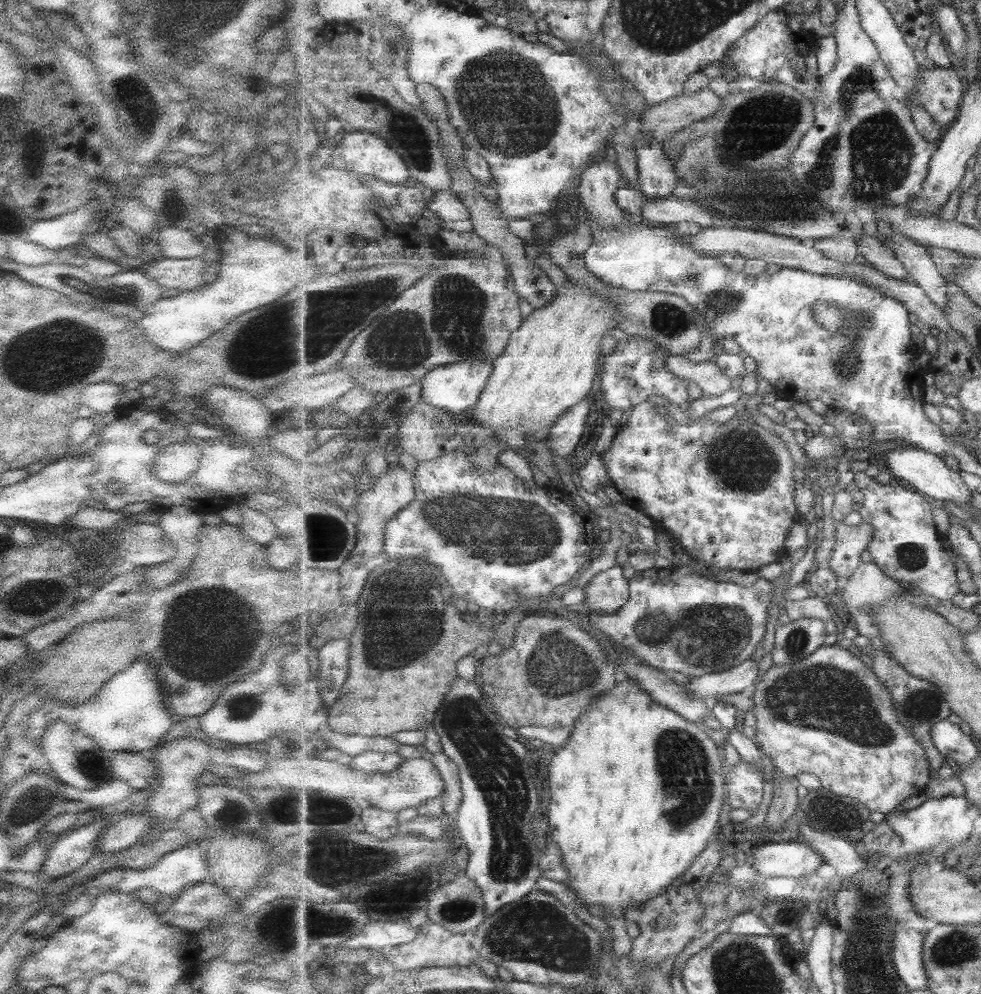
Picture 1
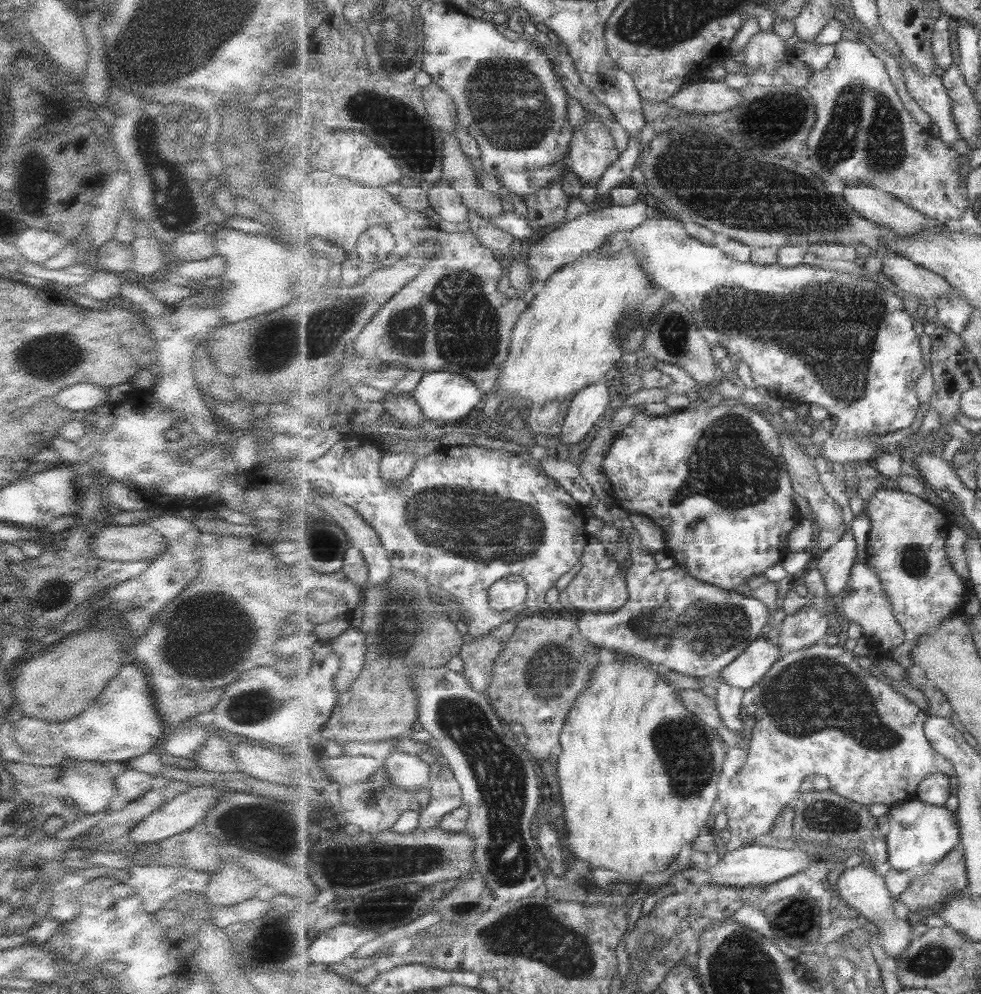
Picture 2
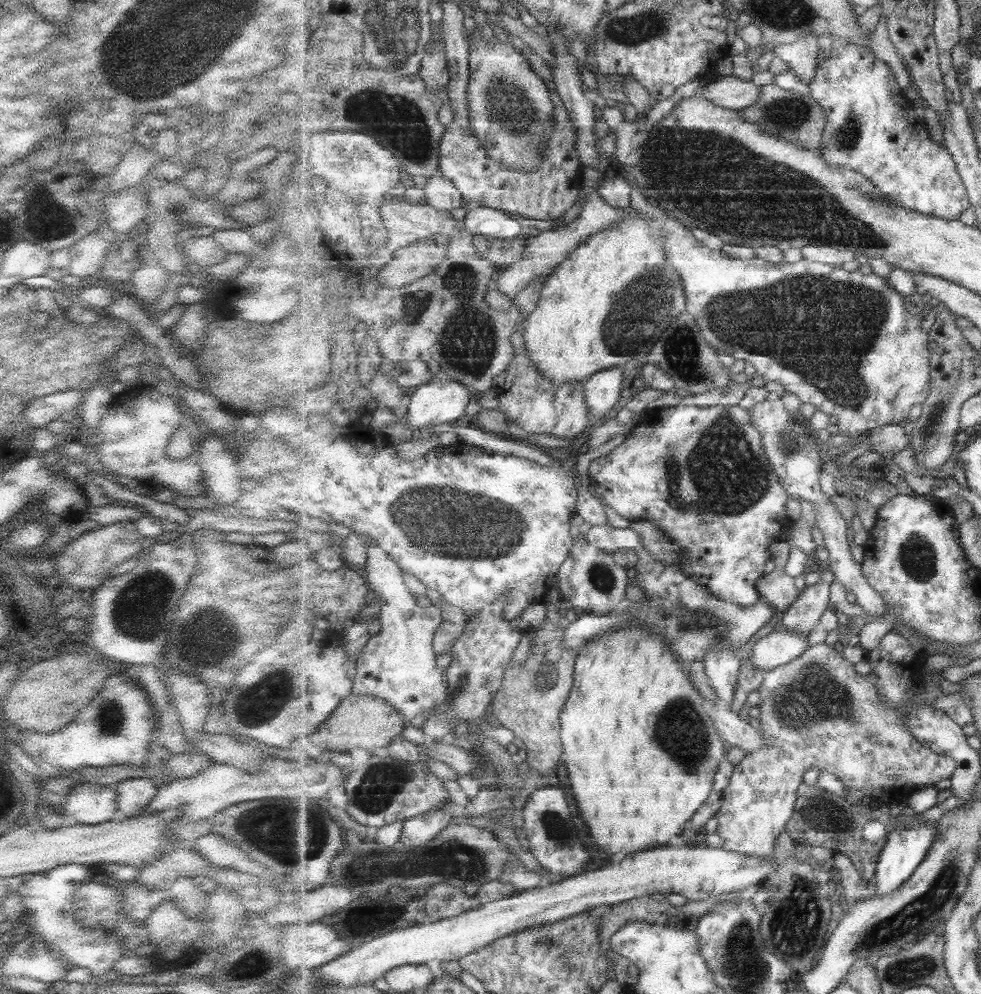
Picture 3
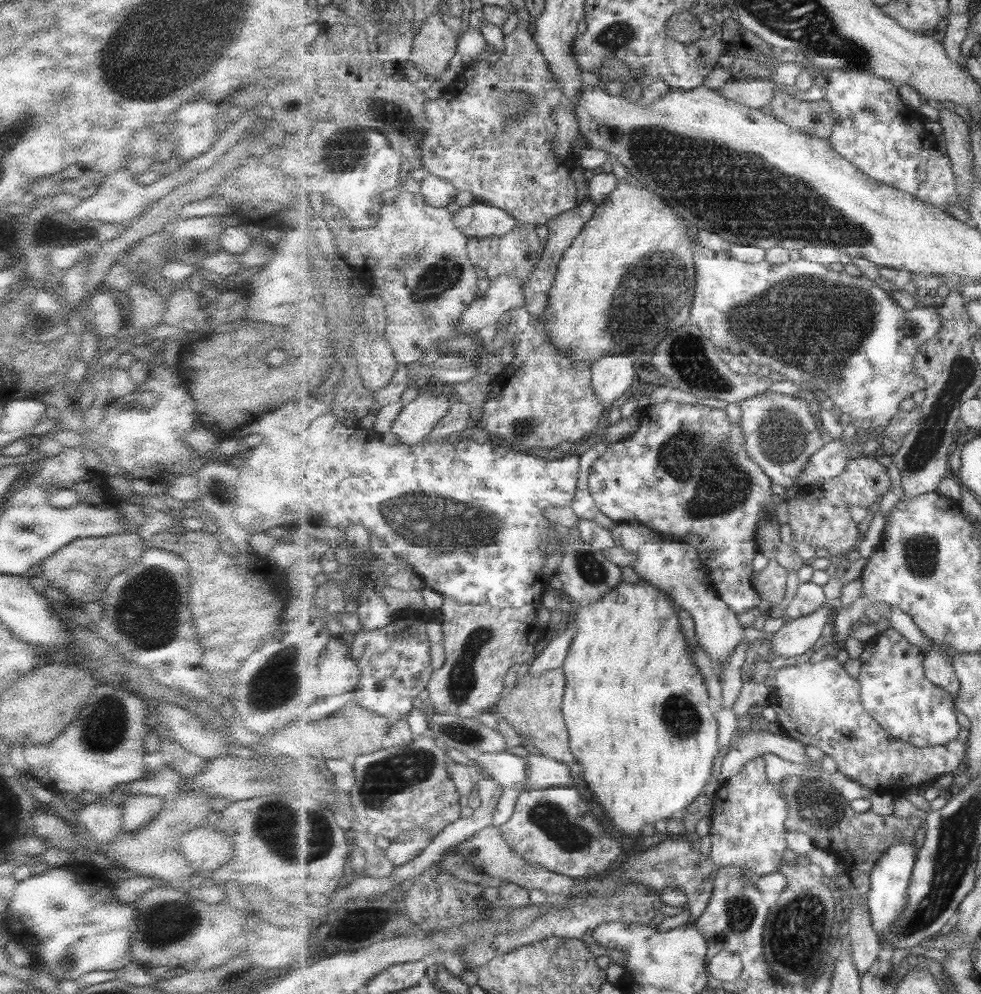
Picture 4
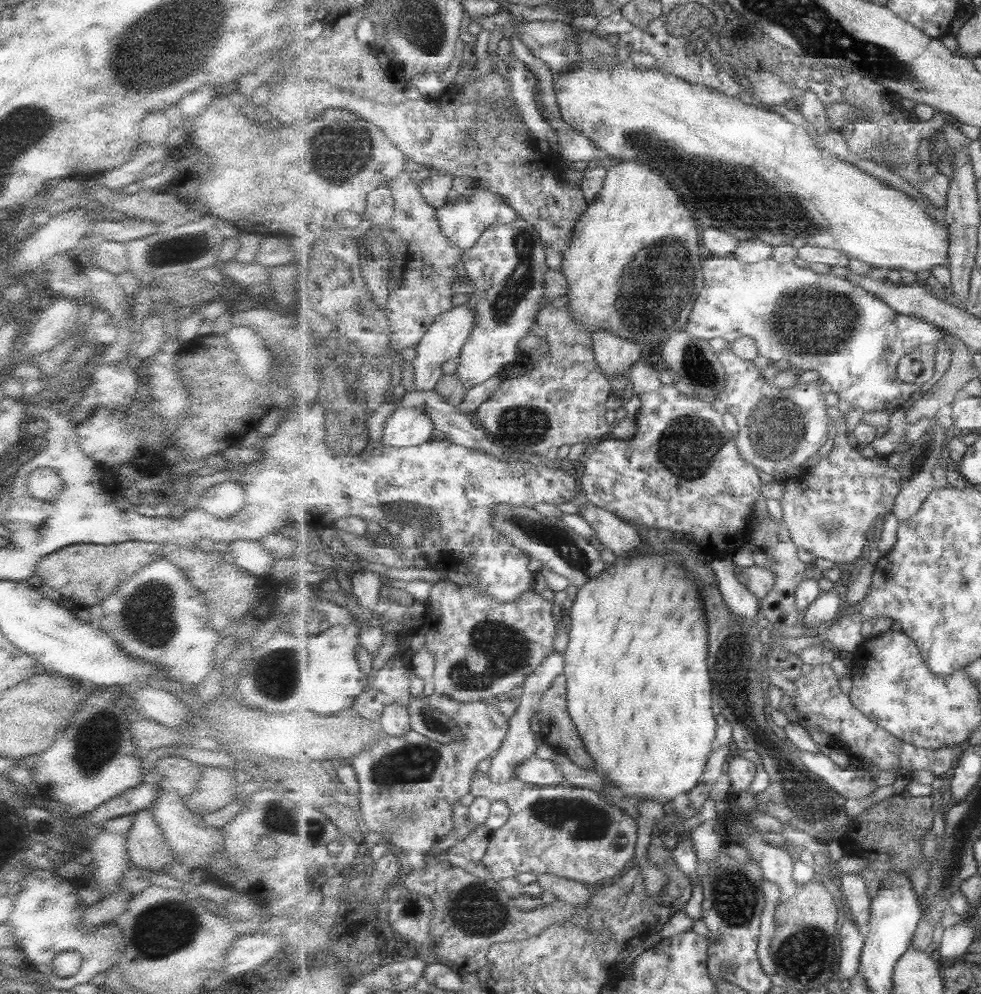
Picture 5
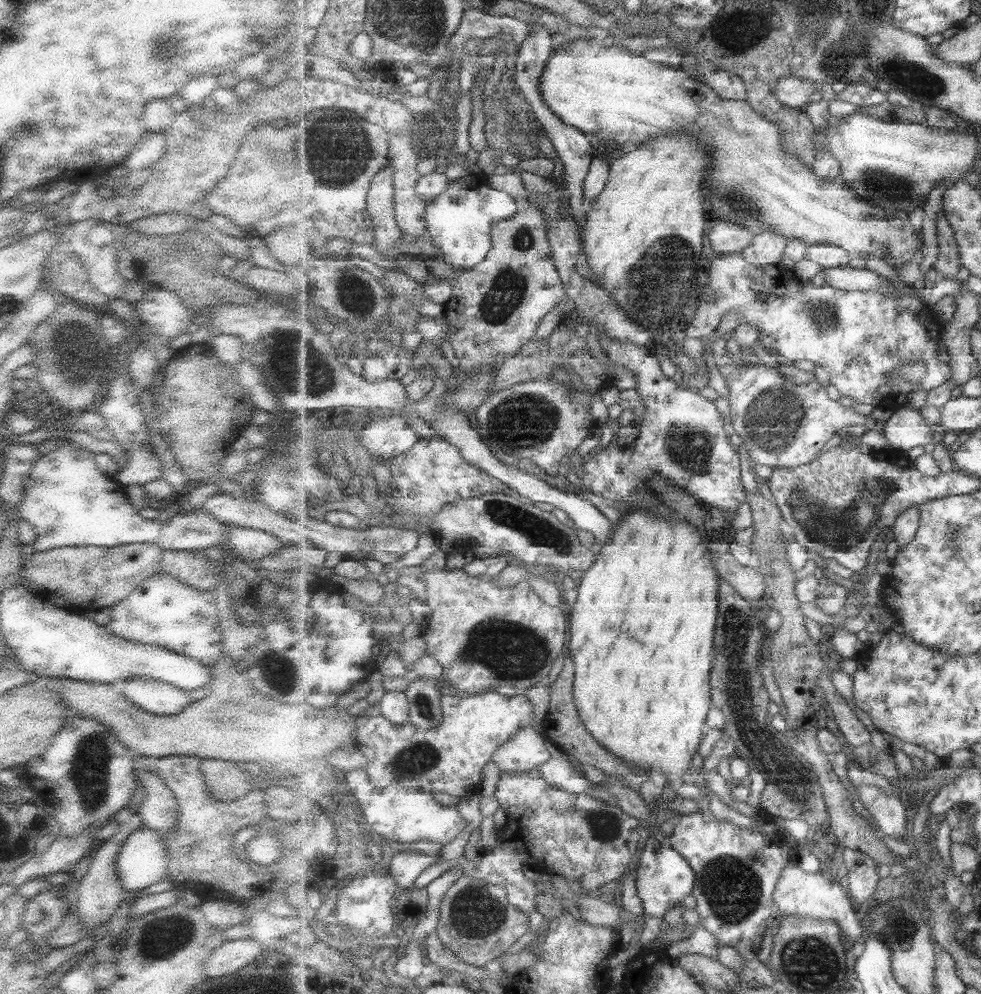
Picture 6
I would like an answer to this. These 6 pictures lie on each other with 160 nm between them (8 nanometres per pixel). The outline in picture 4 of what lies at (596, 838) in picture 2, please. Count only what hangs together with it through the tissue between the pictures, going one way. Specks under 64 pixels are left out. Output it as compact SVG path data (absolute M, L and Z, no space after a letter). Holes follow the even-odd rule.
M641 580L633 584L620 581L620 584L610 590L599 602L577 609L572 623L577 628L574 643L562 666L566 672L567 684L562 711L569 731L571 750L580 763L582 779L602 808L604 816L614 826L614 830L633 840L639 838L641 834L649 834L652 831L649 826L655 826L657 822L680 818L685 810L701 794L704 794L703 788L708 785L707 782L713 774L713 760L720 749L720 744L717 744L717 734L722 722L717 722L715 712L709 708L709 692L707 692L705 678L691 659L690 646L685 640L685 634L681 632L681 624L671 601L674 602L669 594L647 581Z

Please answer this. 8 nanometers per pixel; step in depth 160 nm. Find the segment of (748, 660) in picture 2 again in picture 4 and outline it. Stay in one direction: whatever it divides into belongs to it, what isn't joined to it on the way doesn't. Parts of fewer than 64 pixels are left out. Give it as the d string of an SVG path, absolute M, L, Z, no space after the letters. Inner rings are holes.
M826 602L825 606L809 616L787 620L775 634L771 635L772 652L780 660L807 654L821 638L829 622L829 614L831 614L831 605Z

